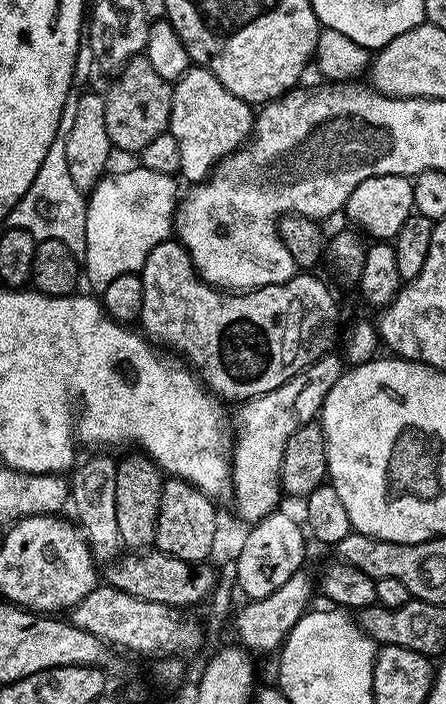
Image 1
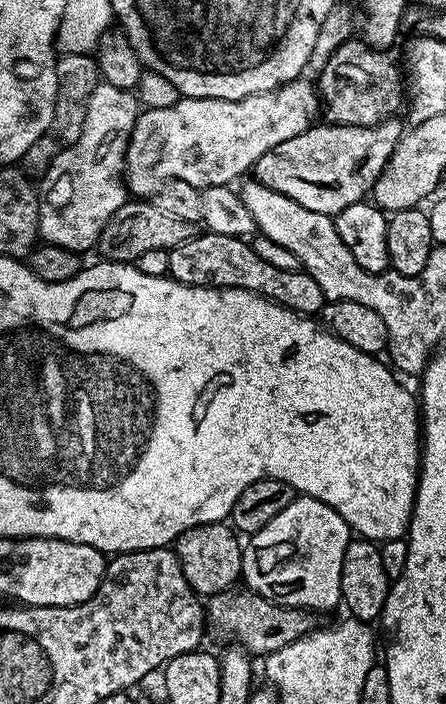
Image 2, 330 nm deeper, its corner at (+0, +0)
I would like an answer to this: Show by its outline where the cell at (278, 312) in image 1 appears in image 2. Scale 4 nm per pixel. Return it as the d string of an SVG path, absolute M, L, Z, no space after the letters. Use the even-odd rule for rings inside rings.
M204 230L191 236L186 242L168 249L168 257L168 275L183 284L199 288L249 288L267 300L281 304L283 308L305 314L319 313L326 303L322 286L318 286L318 282L314 282L308 272L278 270L278 266L270 266L270 262L254 254L247 239L238 236L214 234Z

